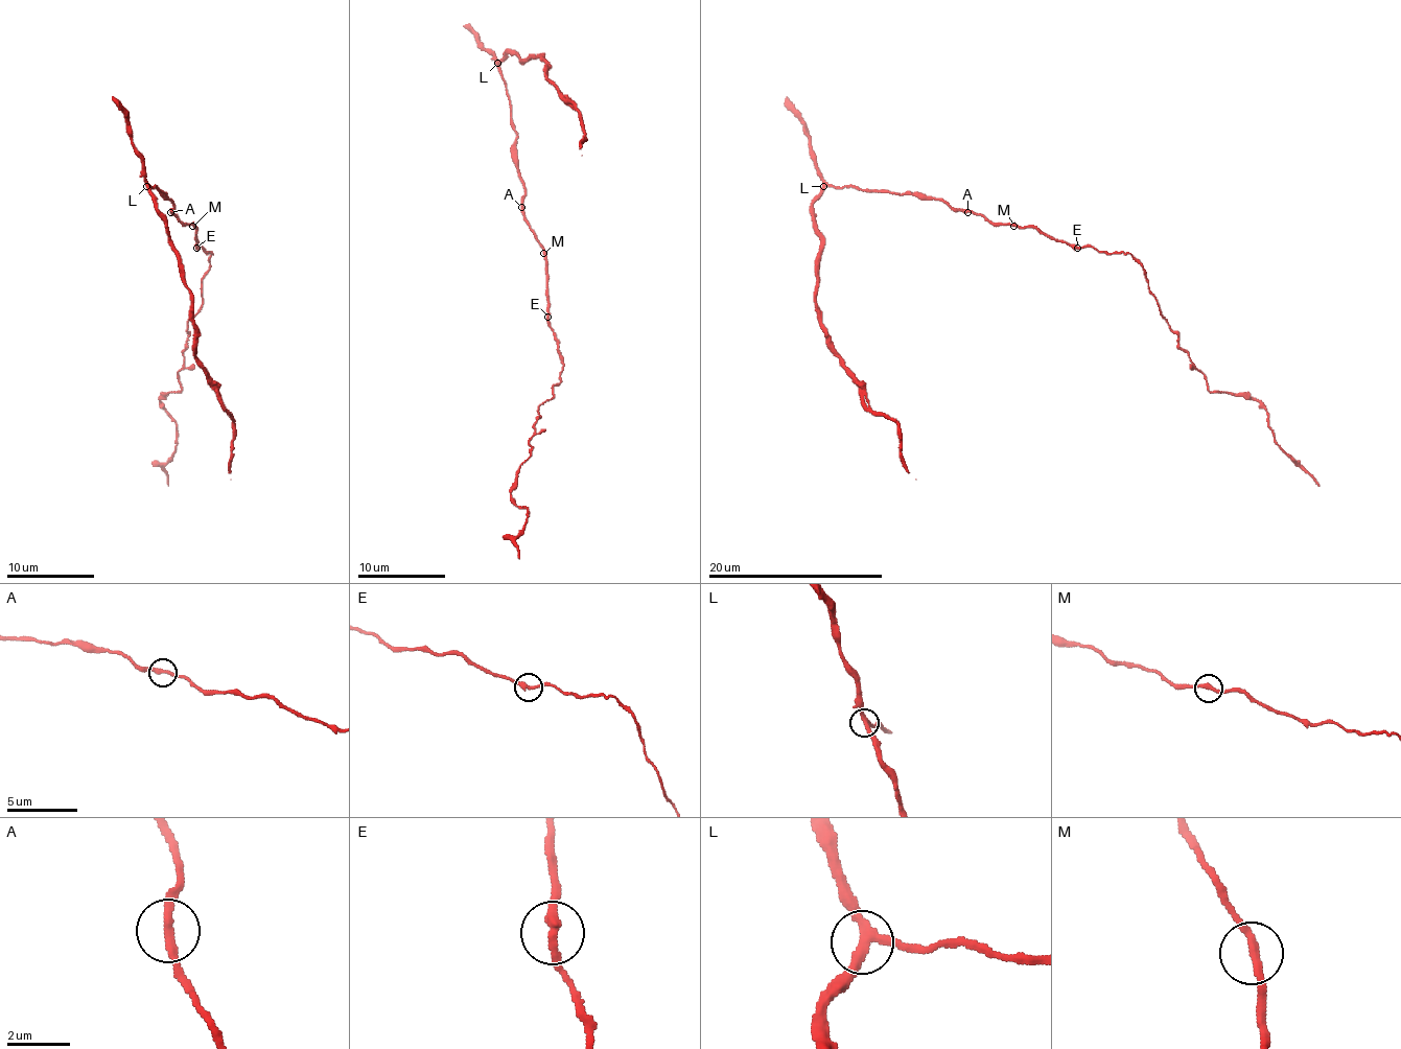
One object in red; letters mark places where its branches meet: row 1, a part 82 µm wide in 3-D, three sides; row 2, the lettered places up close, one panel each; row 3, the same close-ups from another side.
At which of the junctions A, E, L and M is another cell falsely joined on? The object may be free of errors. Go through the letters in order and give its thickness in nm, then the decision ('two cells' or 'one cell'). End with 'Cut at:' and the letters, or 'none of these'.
A: 280 nm thick; one cell
E: 280 nm thick; one cell
L: 300 nm thick; one cell
M: 260 nm thick; one cell
Cut at: none of these

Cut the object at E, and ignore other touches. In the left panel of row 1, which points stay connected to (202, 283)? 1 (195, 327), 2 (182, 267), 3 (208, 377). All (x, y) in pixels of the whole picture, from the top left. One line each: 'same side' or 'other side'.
1: other side
2: other side
3: other side

